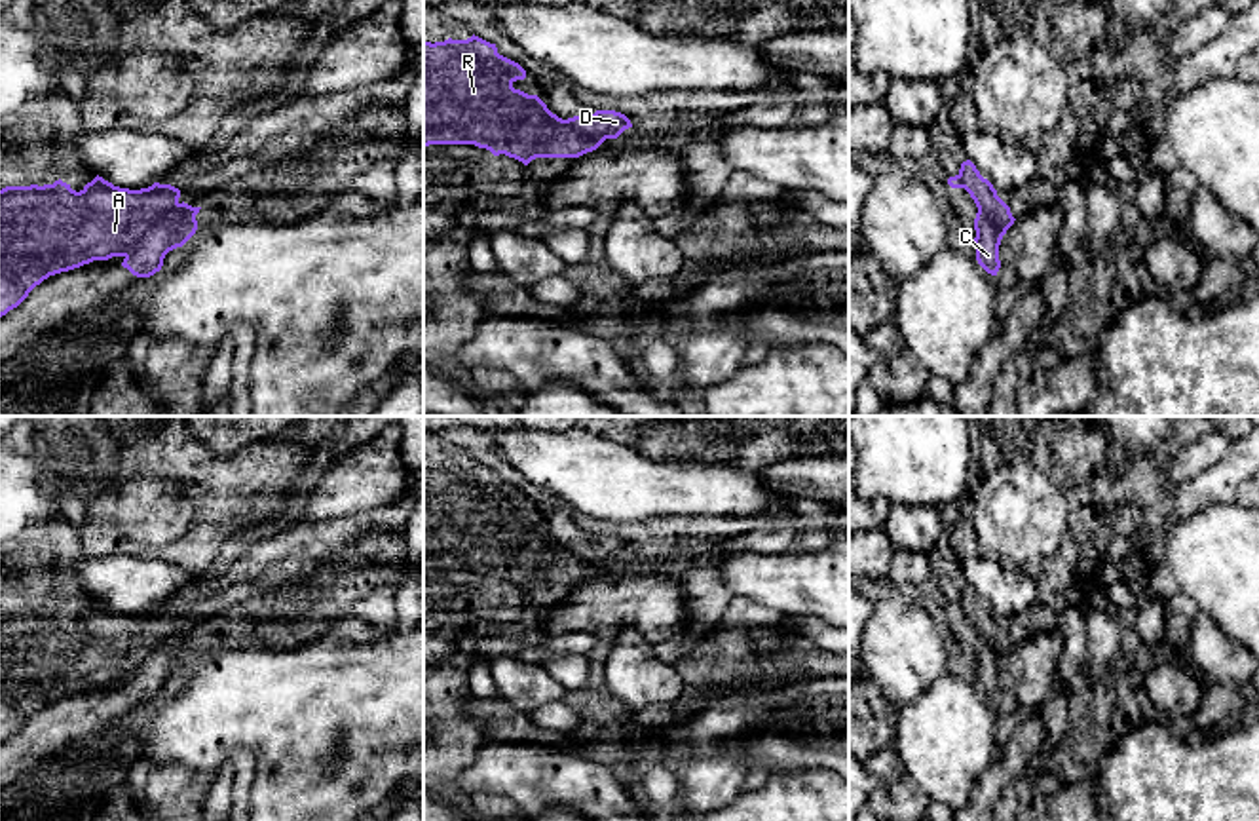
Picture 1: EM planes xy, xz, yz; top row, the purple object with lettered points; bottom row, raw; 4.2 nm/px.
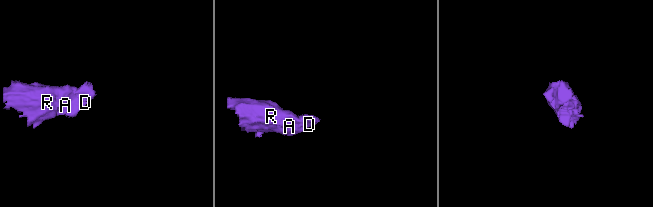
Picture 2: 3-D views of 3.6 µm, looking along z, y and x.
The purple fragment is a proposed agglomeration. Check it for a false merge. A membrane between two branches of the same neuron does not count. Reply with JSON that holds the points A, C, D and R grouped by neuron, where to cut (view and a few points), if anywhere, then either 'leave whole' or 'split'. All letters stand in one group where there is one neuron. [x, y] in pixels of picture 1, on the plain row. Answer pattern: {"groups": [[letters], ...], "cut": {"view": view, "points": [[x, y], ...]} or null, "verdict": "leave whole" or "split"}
{"groups": [["A", "R"], ["C", "D"]], "cut": {"view": "xy", "points": [[179, 630], [166, 635], [124, 681]]}, "verdict": "split"}

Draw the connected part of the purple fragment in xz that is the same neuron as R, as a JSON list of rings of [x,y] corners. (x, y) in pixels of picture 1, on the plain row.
[[[479,462],[423,468],[423,572],[475,570],[528,591],[536,583],[579,583],[604,566],[591,564],[553,540],[537,521],[515,515],[526,496]]]

